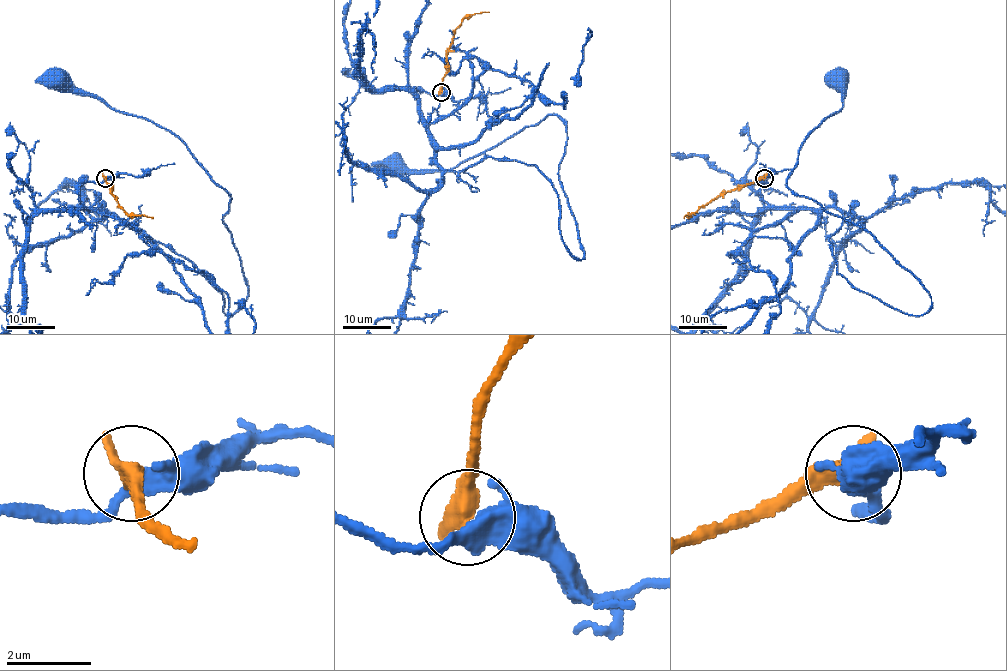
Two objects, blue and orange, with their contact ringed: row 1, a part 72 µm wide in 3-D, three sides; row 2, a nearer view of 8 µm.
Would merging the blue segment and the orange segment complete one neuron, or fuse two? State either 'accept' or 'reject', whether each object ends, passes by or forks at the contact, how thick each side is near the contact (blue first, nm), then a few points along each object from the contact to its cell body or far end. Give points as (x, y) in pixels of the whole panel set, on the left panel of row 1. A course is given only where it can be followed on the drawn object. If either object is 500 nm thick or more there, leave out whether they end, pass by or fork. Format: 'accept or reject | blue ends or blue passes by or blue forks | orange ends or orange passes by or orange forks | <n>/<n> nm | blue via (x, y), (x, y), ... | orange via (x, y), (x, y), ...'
reject | 360/550 nm | blue via (106, 177), (79, 187), (83, 206), (185, 256), (227, 315), (245, 301), (229, 195), (177, 136), (59, 78) | orange via (105, 177), (118, 205), (129, 214), (153, 218)

